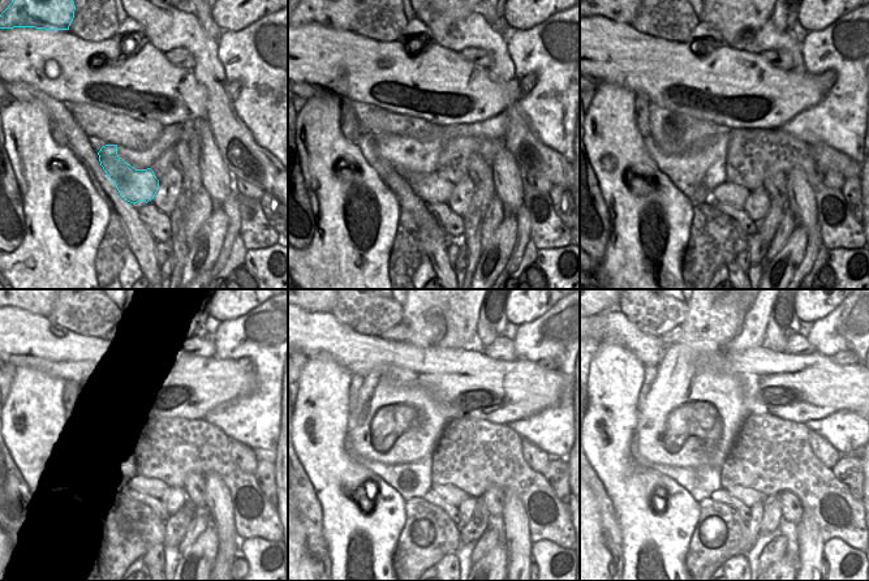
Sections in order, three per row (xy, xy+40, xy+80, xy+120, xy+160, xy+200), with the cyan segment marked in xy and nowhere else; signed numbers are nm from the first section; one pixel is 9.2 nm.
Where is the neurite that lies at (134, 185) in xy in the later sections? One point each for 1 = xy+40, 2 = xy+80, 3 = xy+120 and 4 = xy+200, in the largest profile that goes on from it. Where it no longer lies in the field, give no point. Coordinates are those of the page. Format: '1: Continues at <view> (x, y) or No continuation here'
1: Continues at xy+40 (433, 188)
2: Continues at xy+80 (726, 192)
3: Continues at xy+120 (143, 485)
4: Continues at xy+200 (734, 489).

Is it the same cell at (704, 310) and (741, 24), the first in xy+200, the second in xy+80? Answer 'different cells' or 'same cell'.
same cell

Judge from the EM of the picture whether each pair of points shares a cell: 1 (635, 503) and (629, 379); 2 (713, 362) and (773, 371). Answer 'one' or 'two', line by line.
1: one
2: two

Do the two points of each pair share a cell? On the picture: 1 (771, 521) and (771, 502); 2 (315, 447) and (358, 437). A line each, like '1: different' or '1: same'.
1: same
2: different

